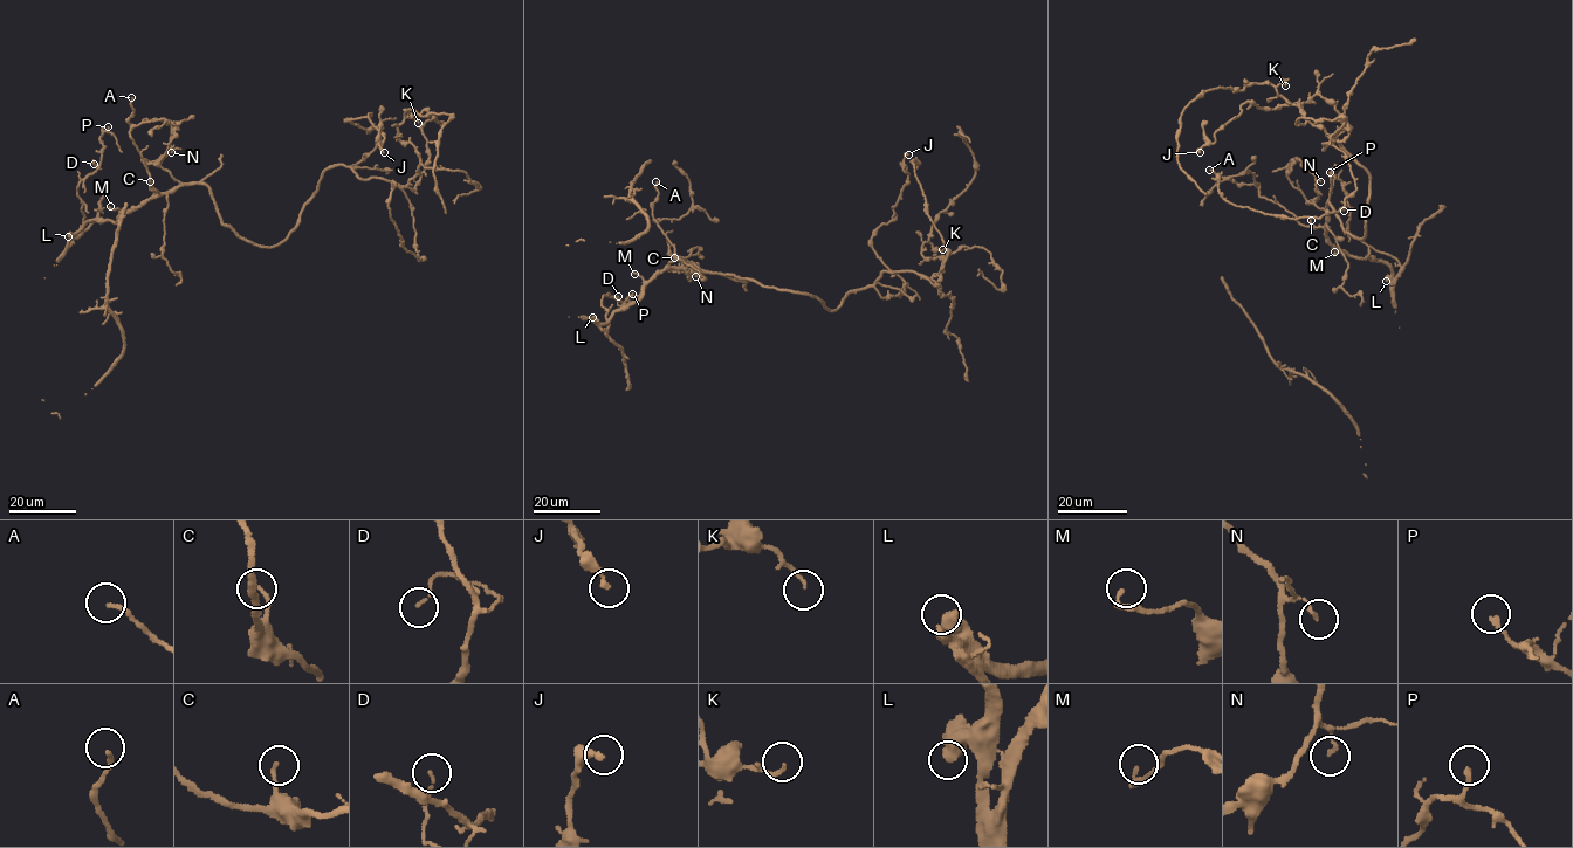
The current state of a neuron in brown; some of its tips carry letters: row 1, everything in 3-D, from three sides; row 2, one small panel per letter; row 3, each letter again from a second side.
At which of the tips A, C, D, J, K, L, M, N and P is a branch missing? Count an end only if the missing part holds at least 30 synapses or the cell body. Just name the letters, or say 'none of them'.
M

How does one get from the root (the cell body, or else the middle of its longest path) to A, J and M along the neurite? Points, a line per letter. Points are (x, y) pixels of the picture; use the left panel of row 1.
A: (215, 202), (201, 184), (181, 184), (162, 193), (151, 186), (130, 136), (131, 97)
J: (215, 202), (240, 238), (273, 247), (325, 170), (376, 146), (378, 128), (347, 119), (371, 112), (384, 152)
M: (215, 202), (206, 185), (194, 184), (179, 185), (125, 212), (110, 206)

